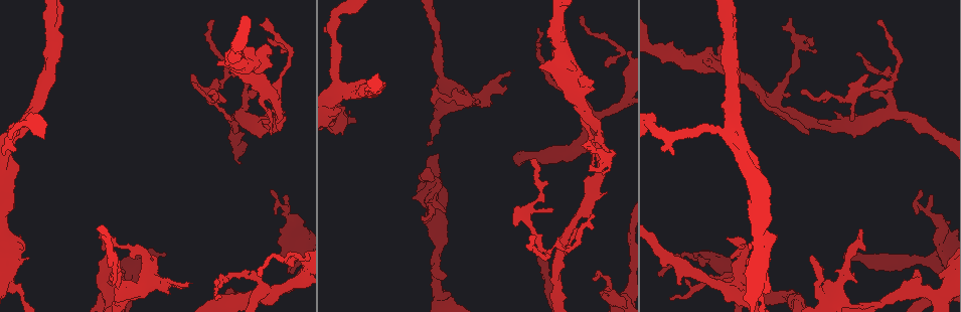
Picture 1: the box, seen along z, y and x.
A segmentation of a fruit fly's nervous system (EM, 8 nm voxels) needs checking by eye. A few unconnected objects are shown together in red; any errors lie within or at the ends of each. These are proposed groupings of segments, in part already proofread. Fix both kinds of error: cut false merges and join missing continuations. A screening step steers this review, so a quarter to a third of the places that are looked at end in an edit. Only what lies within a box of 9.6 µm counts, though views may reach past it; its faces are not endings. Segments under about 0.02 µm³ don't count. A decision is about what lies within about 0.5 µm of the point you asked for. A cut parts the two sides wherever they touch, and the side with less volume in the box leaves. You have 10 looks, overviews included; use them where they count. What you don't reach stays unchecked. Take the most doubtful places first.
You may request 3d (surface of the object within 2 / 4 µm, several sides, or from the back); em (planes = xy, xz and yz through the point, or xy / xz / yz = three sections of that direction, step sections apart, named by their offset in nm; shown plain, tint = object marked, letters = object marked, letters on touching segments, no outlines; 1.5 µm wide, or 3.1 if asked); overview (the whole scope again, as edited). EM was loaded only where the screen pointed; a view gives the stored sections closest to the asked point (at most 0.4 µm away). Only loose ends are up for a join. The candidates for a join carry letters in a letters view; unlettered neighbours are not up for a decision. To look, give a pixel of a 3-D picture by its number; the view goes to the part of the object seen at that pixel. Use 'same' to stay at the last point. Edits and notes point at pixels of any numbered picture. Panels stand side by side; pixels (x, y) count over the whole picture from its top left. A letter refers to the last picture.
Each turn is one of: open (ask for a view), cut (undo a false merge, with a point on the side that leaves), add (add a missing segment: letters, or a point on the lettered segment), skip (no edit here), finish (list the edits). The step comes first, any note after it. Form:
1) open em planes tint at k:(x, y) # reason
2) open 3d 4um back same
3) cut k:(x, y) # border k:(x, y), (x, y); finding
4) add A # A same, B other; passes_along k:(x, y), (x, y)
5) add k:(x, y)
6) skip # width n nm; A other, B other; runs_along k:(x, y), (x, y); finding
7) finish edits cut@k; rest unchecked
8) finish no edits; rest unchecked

open 3d 2um at 1:(209, 93) # branch stops here

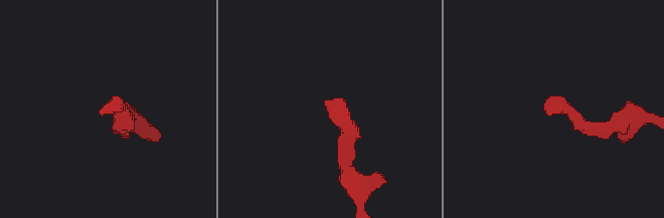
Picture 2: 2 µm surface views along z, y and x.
open em planes letters at 2:(99, 112) # need the tissue

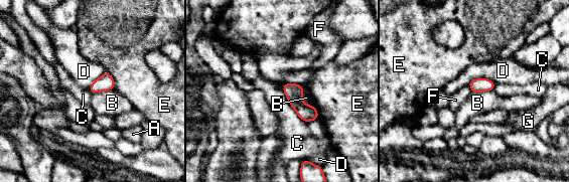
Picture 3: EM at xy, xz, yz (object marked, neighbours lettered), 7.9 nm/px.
skip # longest_contact C 340 nm; A other, B other, C other, D other, E other, F other, G other; border 3:(495, 83), (475, 77), (468, 85); none of them fits

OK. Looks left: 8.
open 3d 4um at 1:(787, 26) # thin end

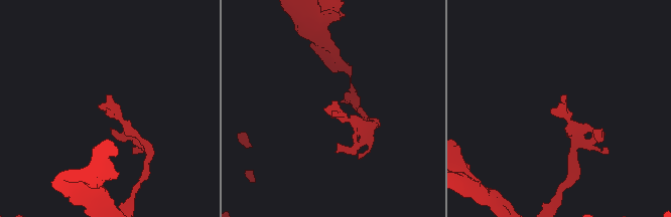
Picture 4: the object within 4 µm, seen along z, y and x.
open em yz step 8 tint at 4:(98, 107)

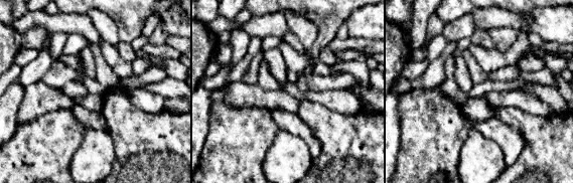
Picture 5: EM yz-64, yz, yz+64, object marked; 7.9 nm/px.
open em xz step 4 letters same # another direction

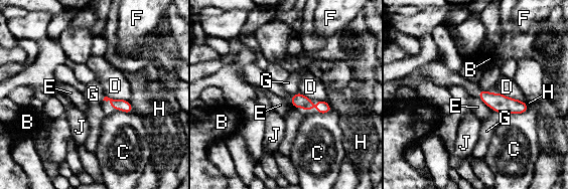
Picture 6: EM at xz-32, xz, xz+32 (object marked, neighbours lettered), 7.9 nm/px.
skip # B other, C other, D other, E other, F other, G other, H other, J other; border 6:(477, 97), (489, 109); none of them fits

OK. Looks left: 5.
open em xz step 4 tint at 1:(679, 284) # free end

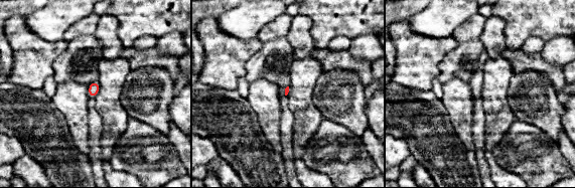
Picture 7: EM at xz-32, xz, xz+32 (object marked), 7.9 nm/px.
open em yz step 4 letters same

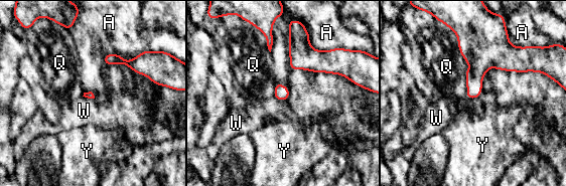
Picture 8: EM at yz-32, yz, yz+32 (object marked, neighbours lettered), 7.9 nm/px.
skip # A other, Q other, W other, Y other; none of them fits

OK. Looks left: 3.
open em planes letters at 1:(855, 54) # tapers out

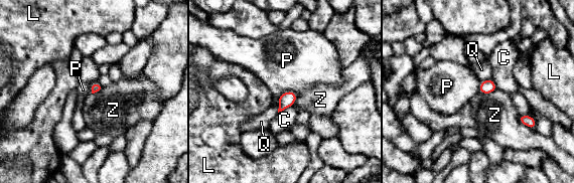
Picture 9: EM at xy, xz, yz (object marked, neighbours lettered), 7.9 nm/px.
skip # C other, L other, P other, Q other, Z other; border 9:(296, 94), (284, 92), (278, 97); no lettered segment goes on from it

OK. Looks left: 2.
finish no edits; rest unchecked

